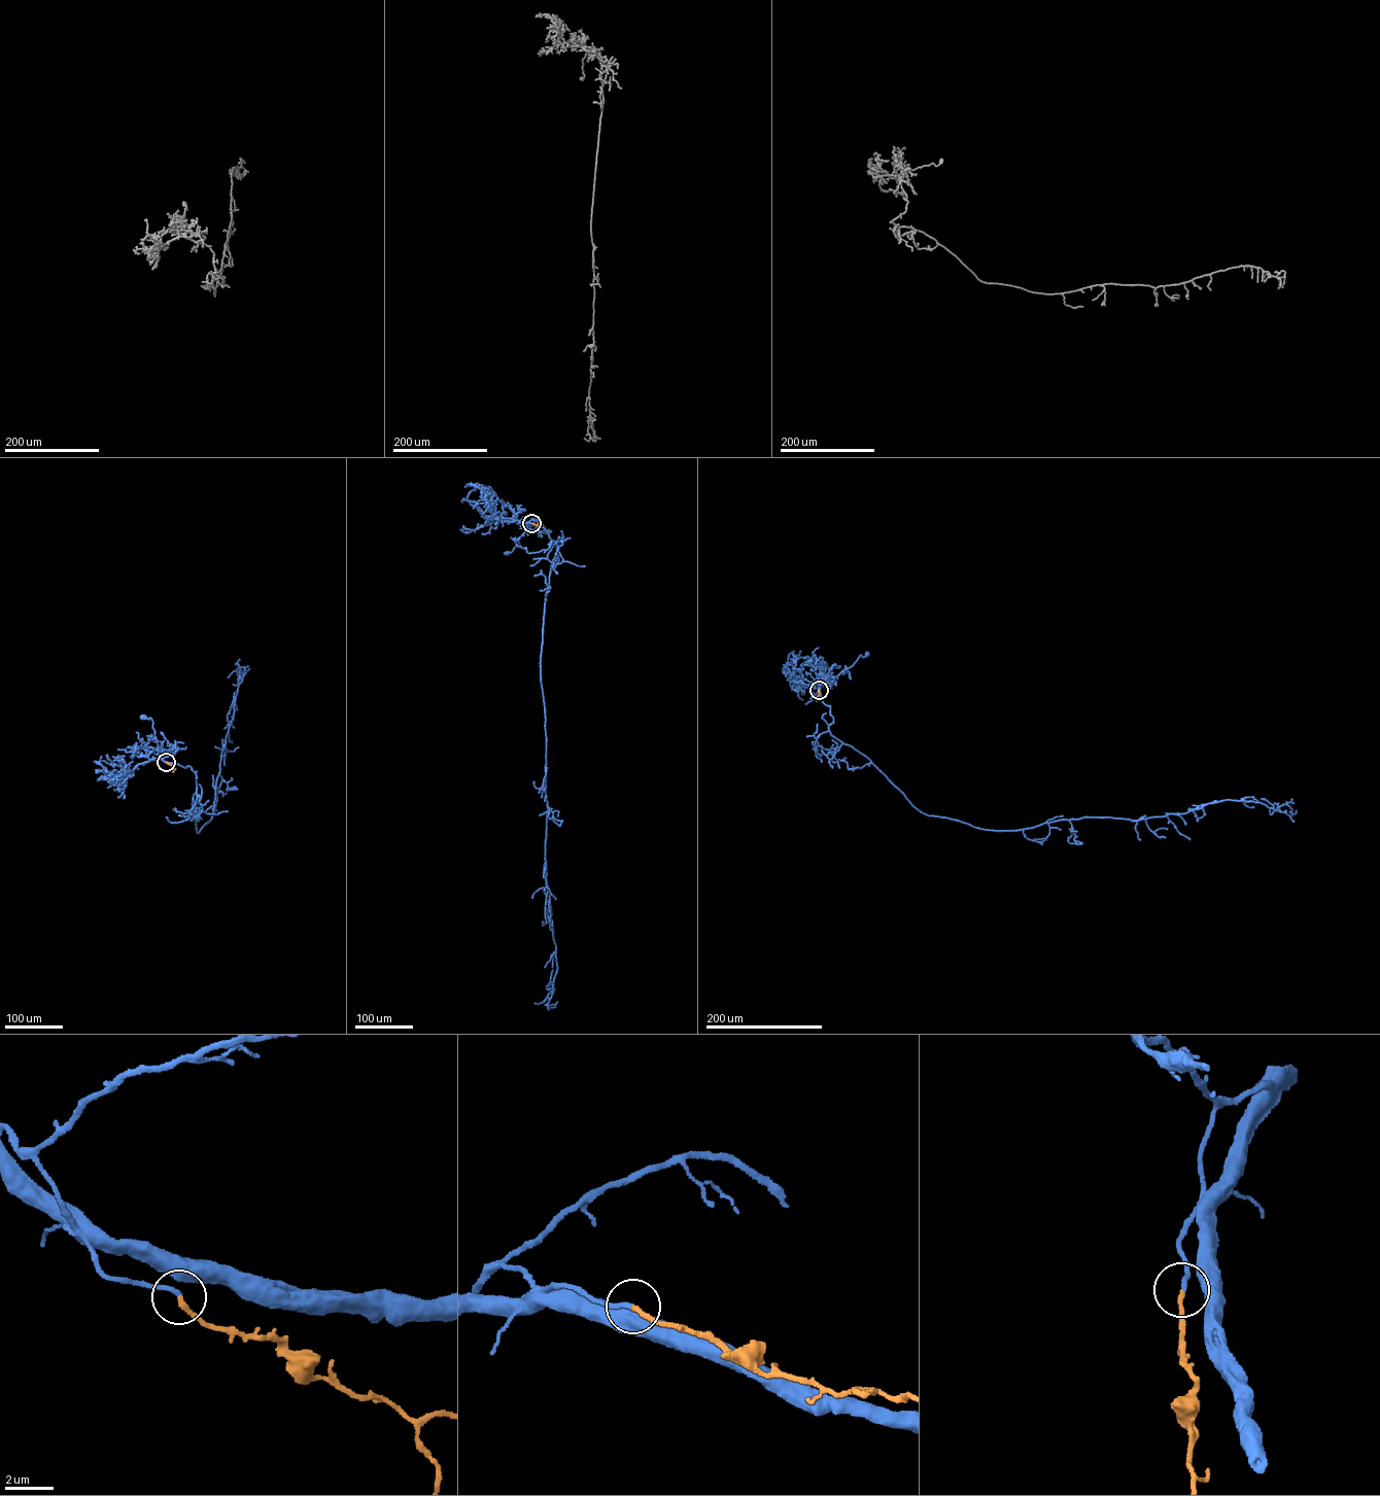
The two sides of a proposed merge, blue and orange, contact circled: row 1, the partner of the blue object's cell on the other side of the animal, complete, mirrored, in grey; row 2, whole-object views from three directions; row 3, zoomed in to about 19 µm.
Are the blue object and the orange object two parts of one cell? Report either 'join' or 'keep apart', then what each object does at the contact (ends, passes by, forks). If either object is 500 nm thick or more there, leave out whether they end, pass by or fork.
join | blue passes by | orange ends

